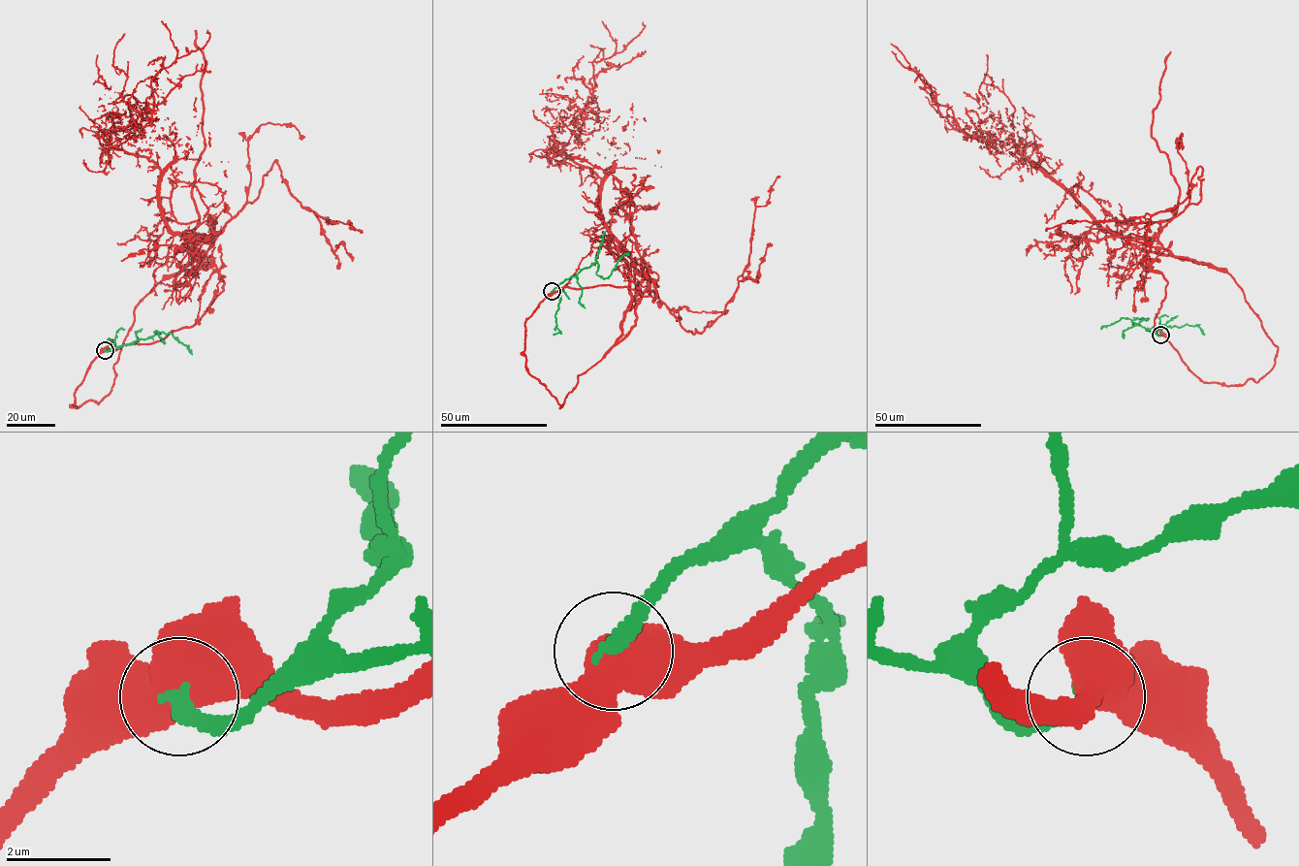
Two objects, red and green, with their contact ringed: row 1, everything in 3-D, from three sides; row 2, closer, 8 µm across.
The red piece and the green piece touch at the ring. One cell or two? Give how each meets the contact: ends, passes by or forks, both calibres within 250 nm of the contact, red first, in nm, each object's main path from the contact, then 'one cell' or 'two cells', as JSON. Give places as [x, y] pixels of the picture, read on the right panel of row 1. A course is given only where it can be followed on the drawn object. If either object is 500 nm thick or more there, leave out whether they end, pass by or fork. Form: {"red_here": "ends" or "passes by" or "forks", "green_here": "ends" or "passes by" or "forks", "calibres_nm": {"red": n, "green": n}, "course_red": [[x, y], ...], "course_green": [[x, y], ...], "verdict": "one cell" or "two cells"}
{"calibres_nm": {"red": 550, "green": 280}, "course_red": [[1160, 335], [1226, 385], [1257, 382], [1278, 349], [1227, 272], [1106, 232], [1014, 143], [966, 136], [892, 50]], "course_green": [[1160, 335], [1132, 321], [1143, 318], [1148, 320], [1140, 321], [1124, 332], [1124, 338]], "verdict": "two cells"}

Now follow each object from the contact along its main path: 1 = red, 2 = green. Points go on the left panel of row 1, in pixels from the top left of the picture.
1: (105, 350), (76, 407), (195, 260), (160, 170), (102, 129), (151, 126), (151, 80), (207, 29)
2: (105, 350), (147, 338), (157, 334), (155, 332), (171, 333), (192, 354)

